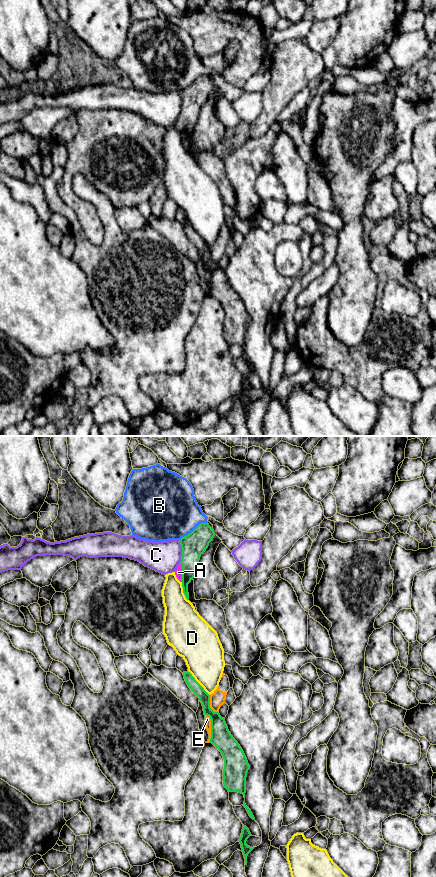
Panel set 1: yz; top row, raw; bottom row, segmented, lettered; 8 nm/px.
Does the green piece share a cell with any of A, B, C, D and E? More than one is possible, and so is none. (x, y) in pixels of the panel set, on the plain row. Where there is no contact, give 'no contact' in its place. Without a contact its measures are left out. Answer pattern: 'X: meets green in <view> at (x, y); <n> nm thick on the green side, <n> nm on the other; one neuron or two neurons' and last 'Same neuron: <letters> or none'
A: meets green in yz at (182, 124); 200 nm thick on the green side, 60 nm on the other; one neuron
B: meets green in yz at (193, 82); 200 nm thick on the green side, 460 nm on the other; two neurons
C: meets green in yz at (182, 104); 200 nm thick on the green side, 260 nm on the other; two neurons
D: meets green in yz at (198, 235); 90 nm thick on the green side, 320 nm on the other; two neurons
E: meets green in yz at (211, 279); 170 nm thick on the green side, 50 nm on the other; two neurons
Same neuron: A

